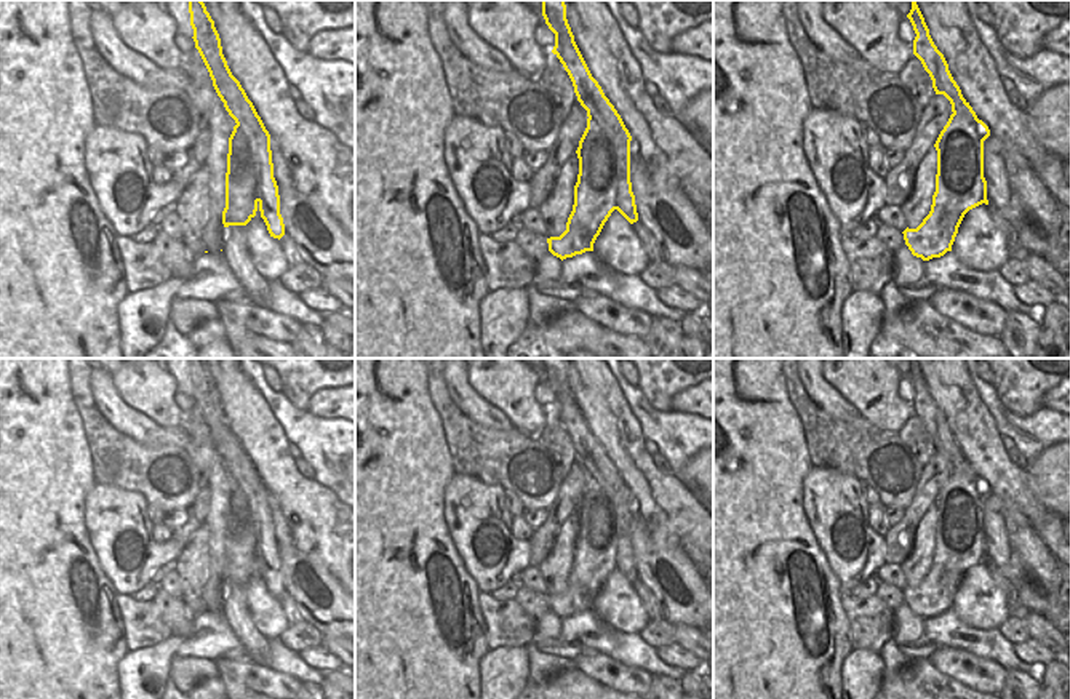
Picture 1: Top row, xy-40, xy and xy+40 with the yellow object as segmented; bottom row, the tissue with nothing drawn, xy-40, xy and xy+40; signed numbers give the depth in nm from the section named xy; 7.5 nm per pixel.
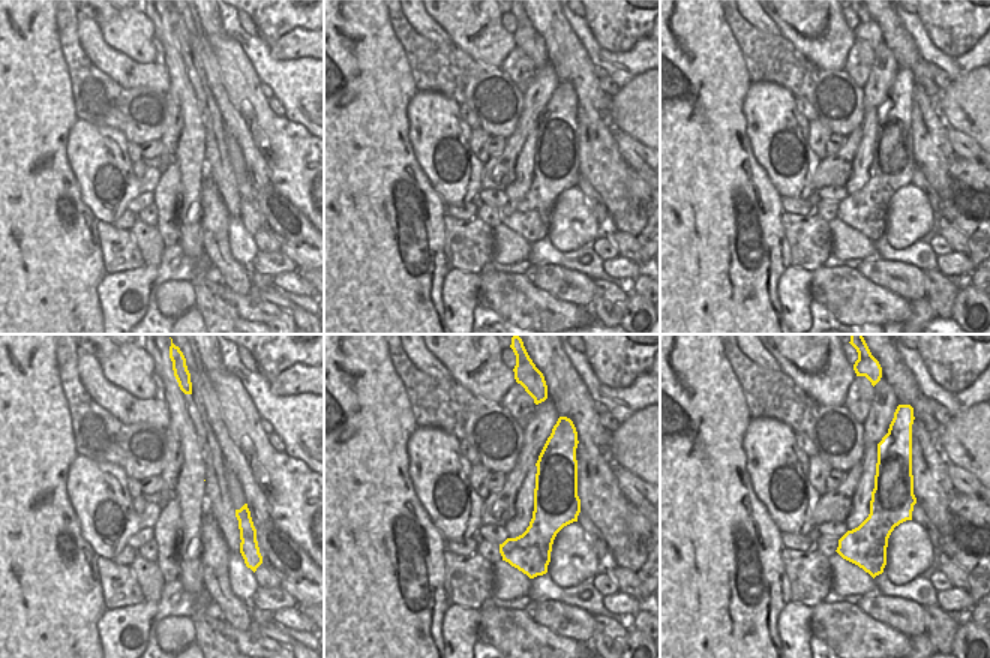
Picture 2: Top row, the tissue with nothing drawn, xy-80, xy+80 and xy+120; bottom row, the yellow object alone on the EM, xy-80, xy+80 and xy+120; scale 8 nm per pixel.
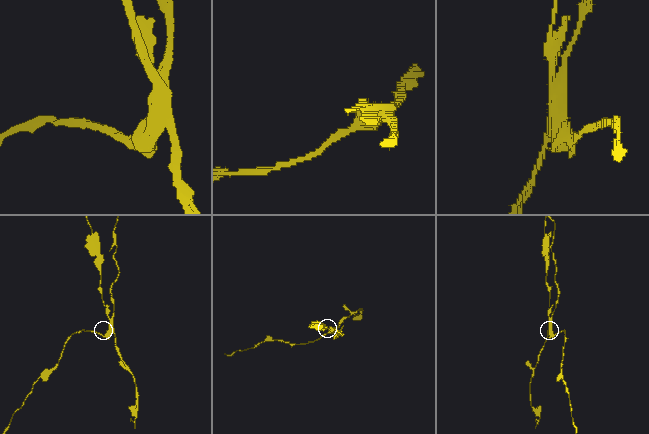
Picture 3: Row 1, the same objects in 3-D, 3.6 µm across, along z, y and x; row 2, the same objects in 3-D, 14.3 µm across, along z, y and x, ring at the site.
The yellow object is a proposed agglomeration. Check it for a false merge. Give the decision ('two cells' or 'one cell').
two cells

